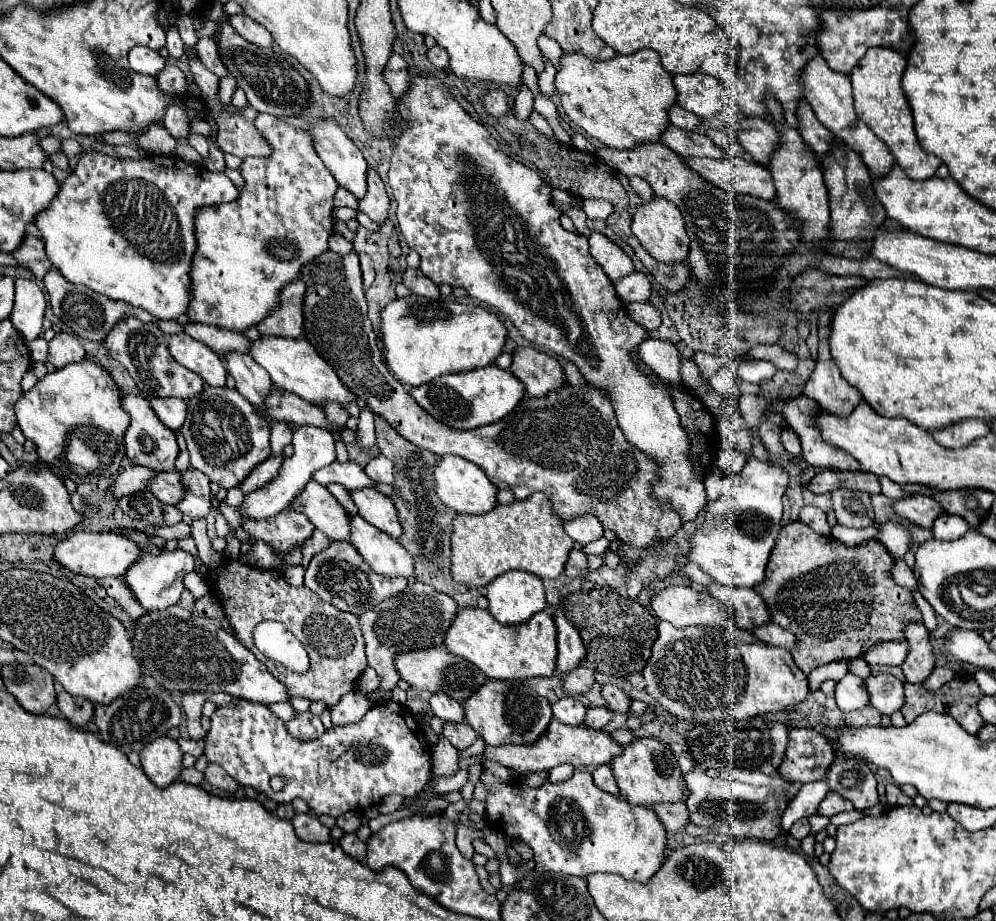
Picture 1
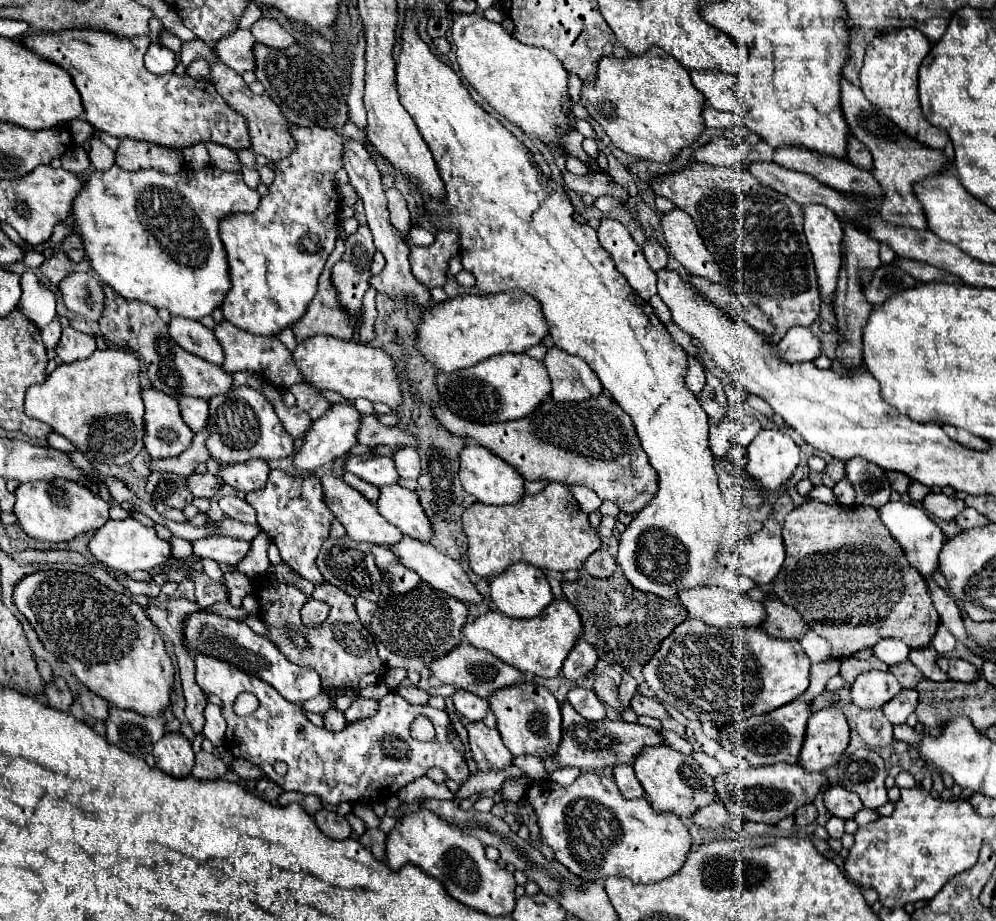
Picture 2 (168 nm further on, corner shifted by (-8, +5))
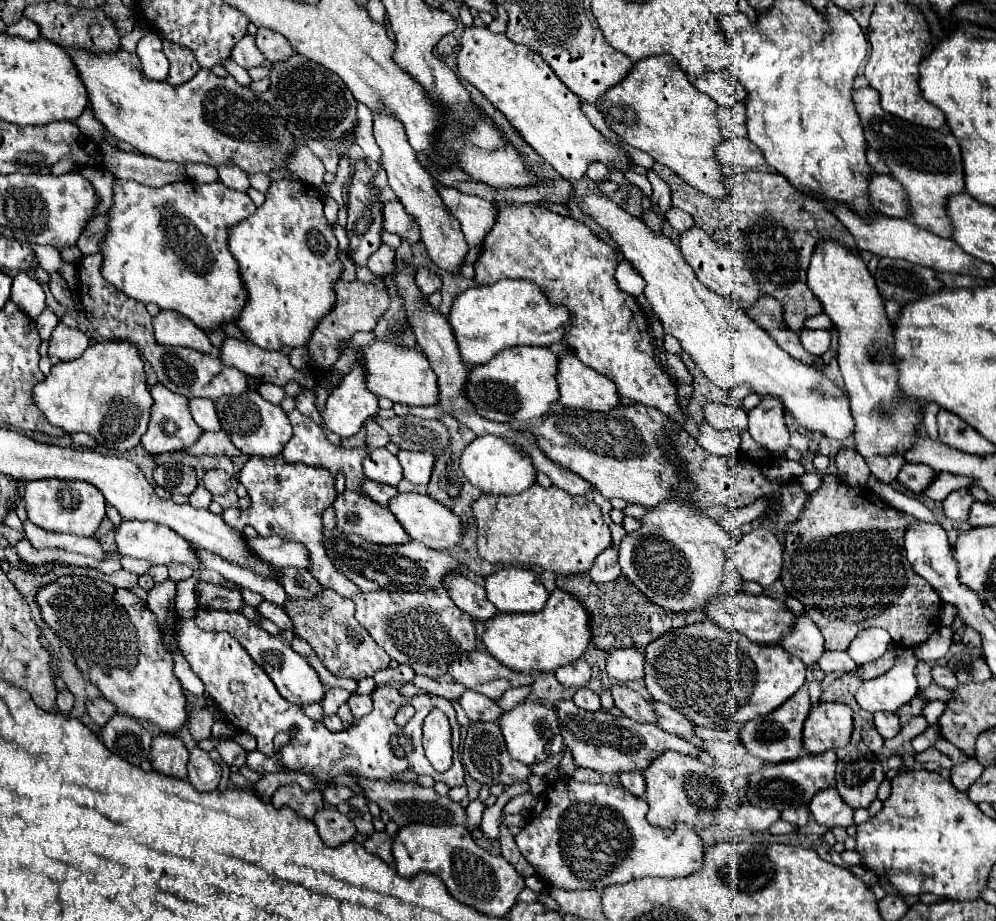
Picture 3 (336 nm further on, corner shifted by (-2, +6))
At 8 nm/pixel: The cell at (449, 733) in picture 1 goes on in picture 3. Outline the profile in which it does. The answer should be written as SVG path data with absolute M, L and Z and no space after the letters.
M473 721L467 729L467 737L463 743L463 765L469 775L483 785L511 785L515 781L523 781L531 775L529 767L521 761L513 761L513 757L505 749L505 741L497 723L489 721Z

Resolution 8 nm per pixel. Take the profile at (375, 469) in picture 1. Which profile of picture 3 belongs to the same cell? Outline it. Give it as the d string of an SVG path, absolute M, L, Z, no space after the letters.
M399 451L397 459L403 467L403 475L409 483L415 485L427 485L429 483L429 475L433 469L433 453L425 453L425 451Z

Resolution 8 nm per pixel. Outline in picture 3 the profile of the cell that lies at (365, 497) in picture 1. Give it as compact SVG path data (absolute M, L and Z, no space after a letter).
M399 493L389 501L389 511L395 515L395 519L405 527L411 541L423 543L425 547L431 547L435 551L445 551L459 543L461 539L461 523L457 521L457 515L453 515L447 507L441 507L435 499L421 493Z

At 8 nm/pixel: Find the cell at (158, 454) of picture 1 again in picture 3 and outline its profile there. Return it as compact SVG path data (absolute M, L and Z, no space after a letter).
M161 383L149 387L149 393L153 397L153 407L151 407L149 429L141 439L141 445L145 447L145 451L151 455L161 455L161 453L173 453L173 451L181 451L181 449L191 447L203 431L197 427L197 423L193 423L193 417L189 415L189 407L187 407L185 397L171 393Z

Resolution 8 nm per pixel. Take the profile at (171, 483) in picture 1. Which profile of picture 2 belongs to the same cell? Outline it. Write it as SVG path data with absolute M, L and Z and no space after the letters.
M193 474L187 478L187 486L191 490L193 496L201 496L201 498L215 498L217 492L221 490L221 482L213 476L213 474Z

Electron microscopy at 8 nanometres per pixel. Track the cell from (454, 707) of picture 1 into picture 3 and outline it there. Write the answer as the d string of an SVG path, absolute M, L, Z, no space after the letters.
M465 691L459 697L459 703L471 721L497 721L501 717L495 701L477 691Z

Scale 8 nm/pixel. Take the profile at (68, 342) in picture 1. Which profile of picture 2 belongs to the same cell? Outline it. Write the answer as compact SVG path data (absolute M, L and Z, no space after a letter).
M65 328L61 334L61 340L55 348L57 356L63 362L75 362L75 360L83 360L89 358L95 352L95 338L83 332L77 332L75 328Z

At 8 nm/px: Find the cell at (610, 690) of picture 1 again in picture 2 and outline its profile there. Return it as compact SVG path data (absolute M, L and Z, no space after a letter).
M635 694L631 698L631 708L637 714L645 714L645 716L651 716L651 718L657 718L657 720L669 718L667 710L663 708L663 704L659 700L653 700L653 698L647 698L647 696L641 696L641 694Z

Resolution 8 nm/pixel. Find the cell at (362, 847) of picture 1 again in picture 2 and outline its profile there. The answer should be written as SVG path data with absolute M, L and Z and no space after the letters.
M379 828L367 830L367 832L359 838L359 842L361 842L367 850L371 850L373 856L379 858L379 860L385 858L385 840L387 840L387 834L381 832Z

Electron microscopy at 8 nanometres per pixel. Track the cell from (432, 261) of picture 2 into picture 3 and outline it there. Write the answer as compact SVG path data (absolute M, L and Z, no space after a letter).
M419 267L419 269L417 269L417 277L415 277L415 281L417 281L419 289L421 289L427 297L429 297L431 293L435 293L435 291L441 289L441 279L439 279L439 275L431 273L431 271L425 269L425 267Z

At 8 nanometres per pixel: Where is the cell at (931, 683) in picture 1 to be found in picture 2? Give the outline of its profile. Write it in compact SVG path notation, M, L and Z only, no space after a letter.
M939 658L937 660L939 668L943 672L949 674L951 680L957 680L957 682L971 682L971 680L977 680L979 678L979 670L967 662L967 660L953 660L953 658Z

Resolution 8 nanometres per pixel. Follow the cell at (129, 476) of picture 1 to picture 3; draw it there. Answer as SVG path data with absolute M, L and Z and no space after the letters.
M219 431L219 433L203 433L197 439L197 443L193 443L189 449L185 449L185 453L187 455L229 455L229 457L241 455L233 447L229 435L225 435L223 431Z

